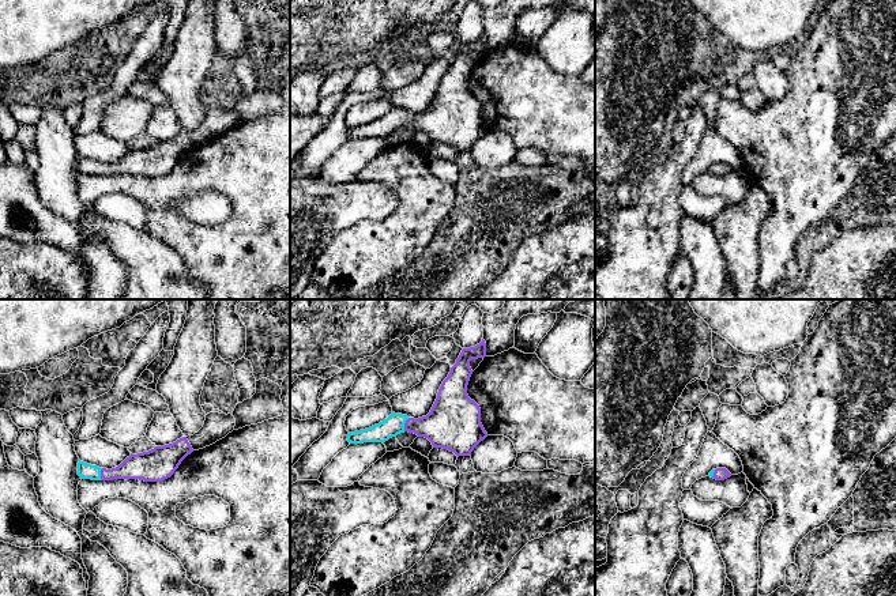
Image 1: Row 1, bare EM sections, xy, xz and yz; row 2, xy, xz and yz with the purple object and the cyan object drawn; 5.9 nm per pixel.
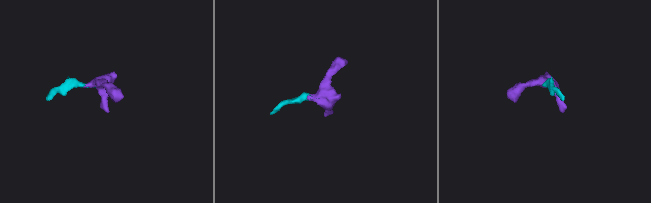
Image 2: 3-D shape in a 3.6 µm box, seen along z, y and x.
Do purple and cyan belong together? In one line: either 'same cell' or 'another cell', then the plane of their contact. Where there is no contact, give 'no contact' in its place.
same cell; contact in xz

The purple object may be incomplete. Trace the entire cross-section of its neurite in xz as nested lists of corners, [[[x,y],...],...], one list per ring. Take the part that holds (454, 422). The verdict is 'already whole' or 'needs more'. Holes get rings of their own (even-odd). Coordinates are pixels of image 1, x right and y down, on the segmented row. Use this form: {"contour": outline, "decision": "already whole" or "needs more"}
{"contour": [[[486,343],[463,348],[448,377],[443,381],[437,399],[426,416],[414,419],[392,412],[387,419],[369,429],[349,433],[350,444],[385,442],[409,431],[428,438],[433,448],[443,448],[459,456],[470,456],[487,437],[481,423],[481,408],[467,395],[473,370],[471,359],[486,357]]], "decision": "needs more"}

